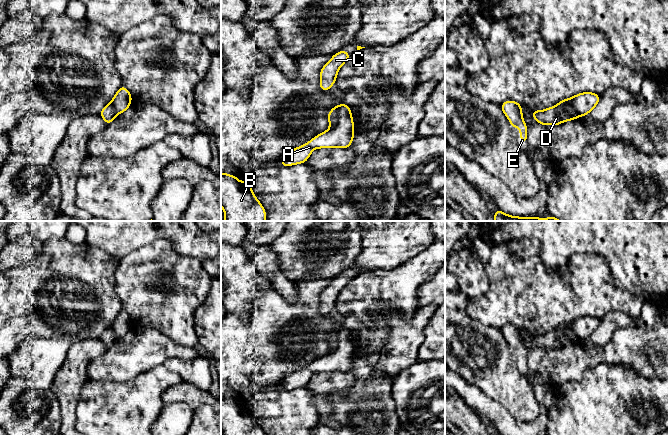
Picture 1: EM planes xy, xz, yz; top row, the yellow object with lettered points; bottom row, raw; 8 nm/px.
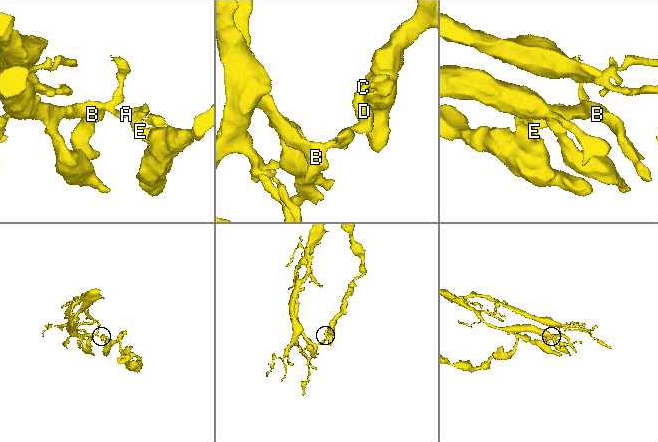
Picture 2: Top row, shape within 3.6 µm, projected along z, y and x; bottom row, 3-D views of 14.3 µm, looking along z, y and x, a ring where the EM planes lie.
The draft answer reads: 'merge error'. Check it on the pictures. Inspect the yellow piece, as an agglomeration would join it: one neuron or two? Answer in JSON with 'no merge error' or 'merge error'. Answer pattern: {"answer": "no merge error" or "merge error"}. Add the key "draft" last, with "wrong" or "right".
{"answer": "merge error", "draft": "right"}

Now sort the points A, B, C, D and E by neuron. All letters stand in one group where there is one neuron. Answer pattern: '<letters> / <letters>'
A B / C D E

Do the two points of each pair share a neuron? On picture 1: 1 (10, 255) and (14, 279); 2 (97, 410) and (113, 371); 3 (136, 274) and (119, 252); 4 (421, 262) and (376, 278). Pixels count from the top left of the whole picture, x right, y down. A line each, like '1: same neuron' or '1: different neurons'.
1: different neurons
2: different neurons
3: different neurons
4: same neuron

